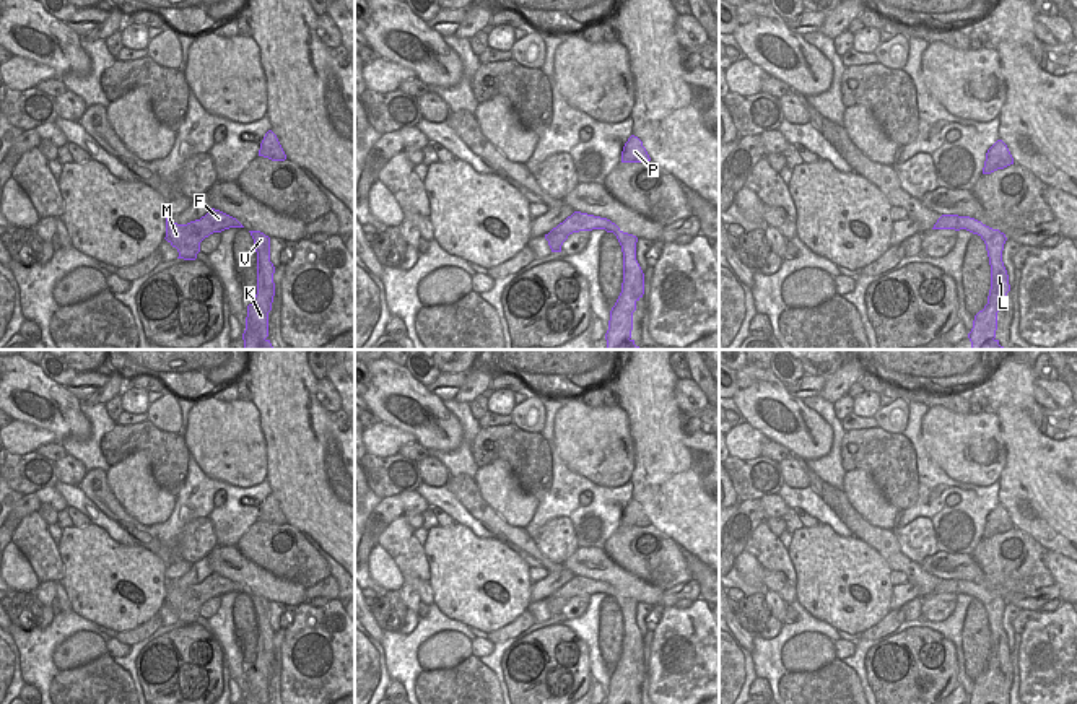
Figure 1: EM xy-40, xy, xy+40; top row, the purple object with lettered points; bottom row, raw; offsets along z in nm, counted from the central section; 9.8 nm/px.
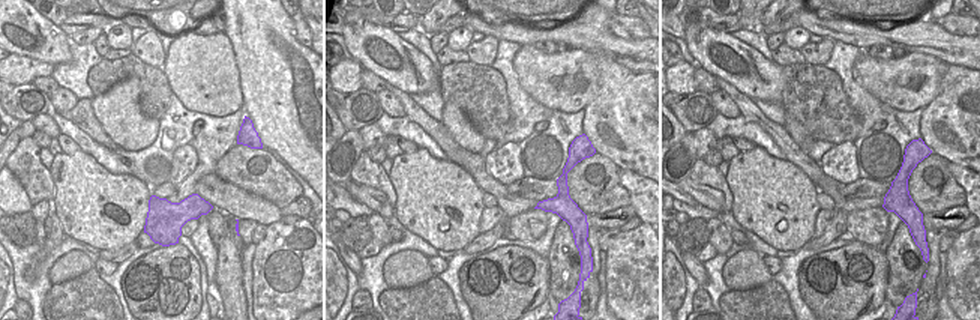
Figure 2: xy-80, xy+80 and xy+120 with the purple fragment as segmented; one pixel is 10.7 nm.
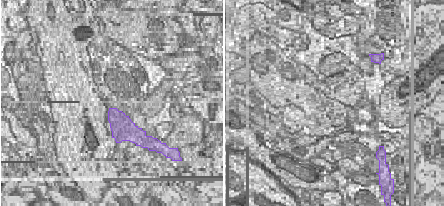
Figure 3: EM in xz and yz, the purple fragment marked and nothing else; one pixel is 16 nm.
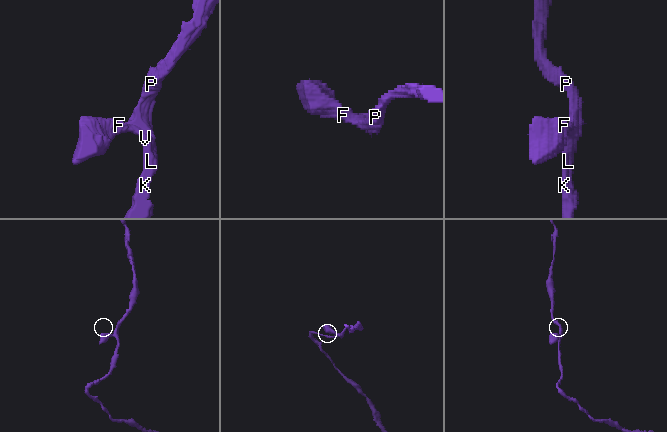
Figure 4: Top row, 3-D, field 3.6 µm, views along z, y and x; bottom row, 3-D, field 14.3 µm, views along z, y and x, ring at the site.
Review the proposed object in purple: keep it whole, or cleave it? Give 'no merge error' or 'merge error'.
no merge error

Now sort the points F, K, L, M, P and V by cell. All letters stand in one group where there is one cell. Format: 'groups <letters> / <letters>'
groups F K L M P V

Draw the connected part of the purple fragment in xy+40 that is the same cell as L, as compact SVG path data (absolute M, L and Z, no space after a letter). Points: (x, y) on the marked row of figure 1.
M942 215L932 229L966 229L978 234L984 241L991 265L991 289L988 304L975 315L973 328L968 333L971 341L970 350L1004 350L996 338L996 330L1001 302L1010 291L1009 275L1002 262L1002 250L1007 241L1005 234L983 224L975 218L958 215Z

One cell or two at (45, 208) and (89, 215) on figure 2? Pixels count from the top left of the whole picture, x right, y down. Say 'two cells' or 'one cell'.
two cells

